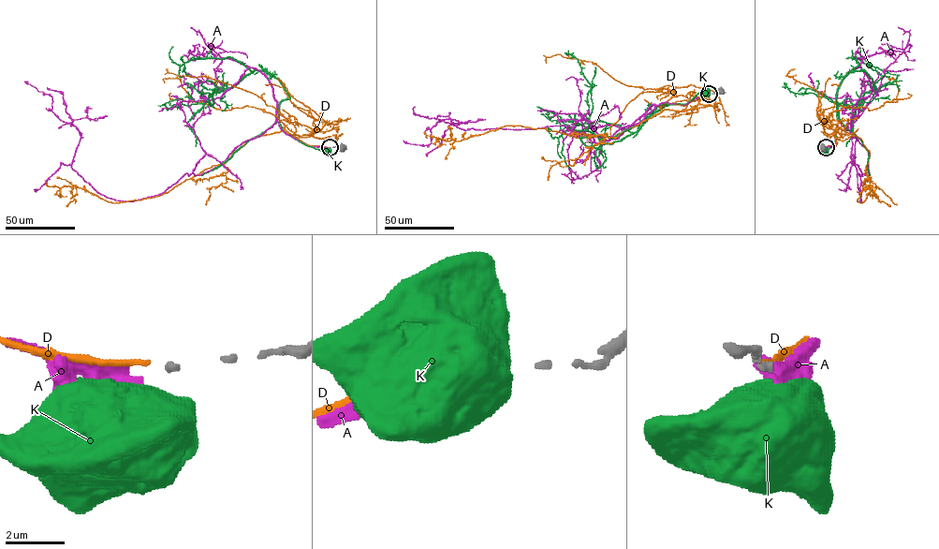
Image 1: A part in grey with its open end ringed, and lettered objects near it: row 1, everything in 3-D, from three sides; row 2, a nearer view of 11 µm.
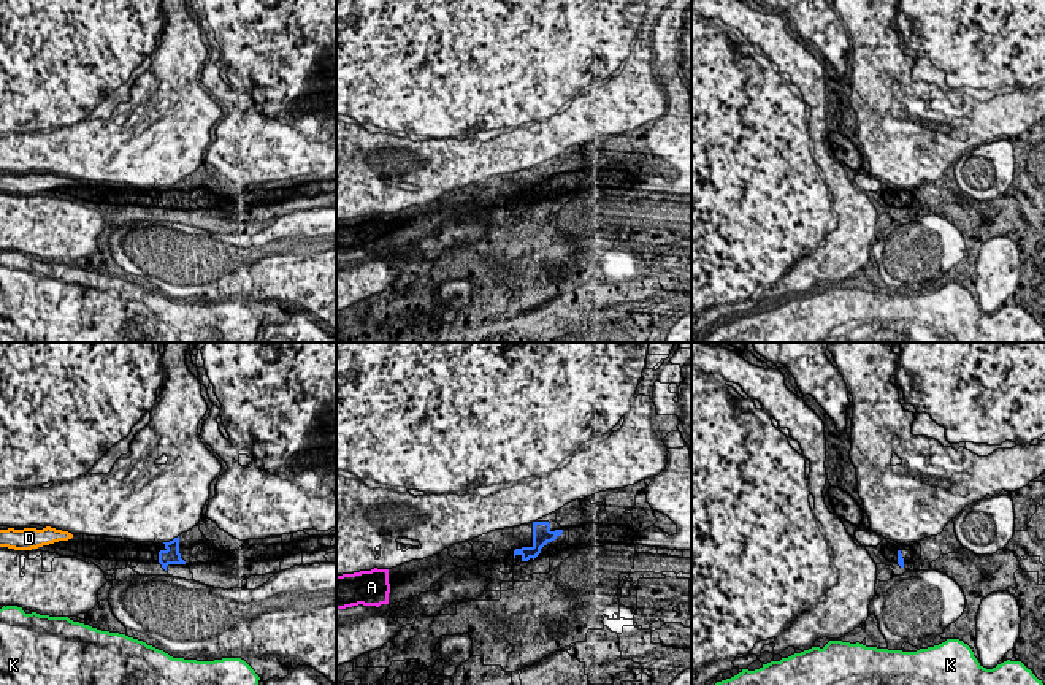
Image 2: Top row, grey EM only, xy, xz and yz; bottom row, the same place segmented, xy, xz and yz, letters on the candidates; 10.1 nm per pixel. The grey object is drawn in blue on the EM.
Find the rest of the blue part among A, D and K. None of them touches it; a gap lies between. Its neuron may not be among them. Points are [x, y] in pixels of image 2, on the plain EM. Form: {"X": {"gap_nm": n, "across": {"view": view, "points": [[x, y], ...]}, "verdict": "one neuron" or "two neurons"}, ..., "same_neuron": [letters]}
{"A": {"gap_nm": 1300, "across": {"view": "xz", "points": [[514, 202], [387, 214]]}, "verdict": "one neuron"}, "D": {"gap_nm": 900, "across": {"view": "xy", "points": [[159, 197], [72, 181]]}, "verdict": "two neurons"}, "K": {"gap_nm": 750, "across": {"view": "xy", "points": [[165, 214], [141, 286]]}, "verdict": "two neurons"}, "same_neuron": ["A"]}

